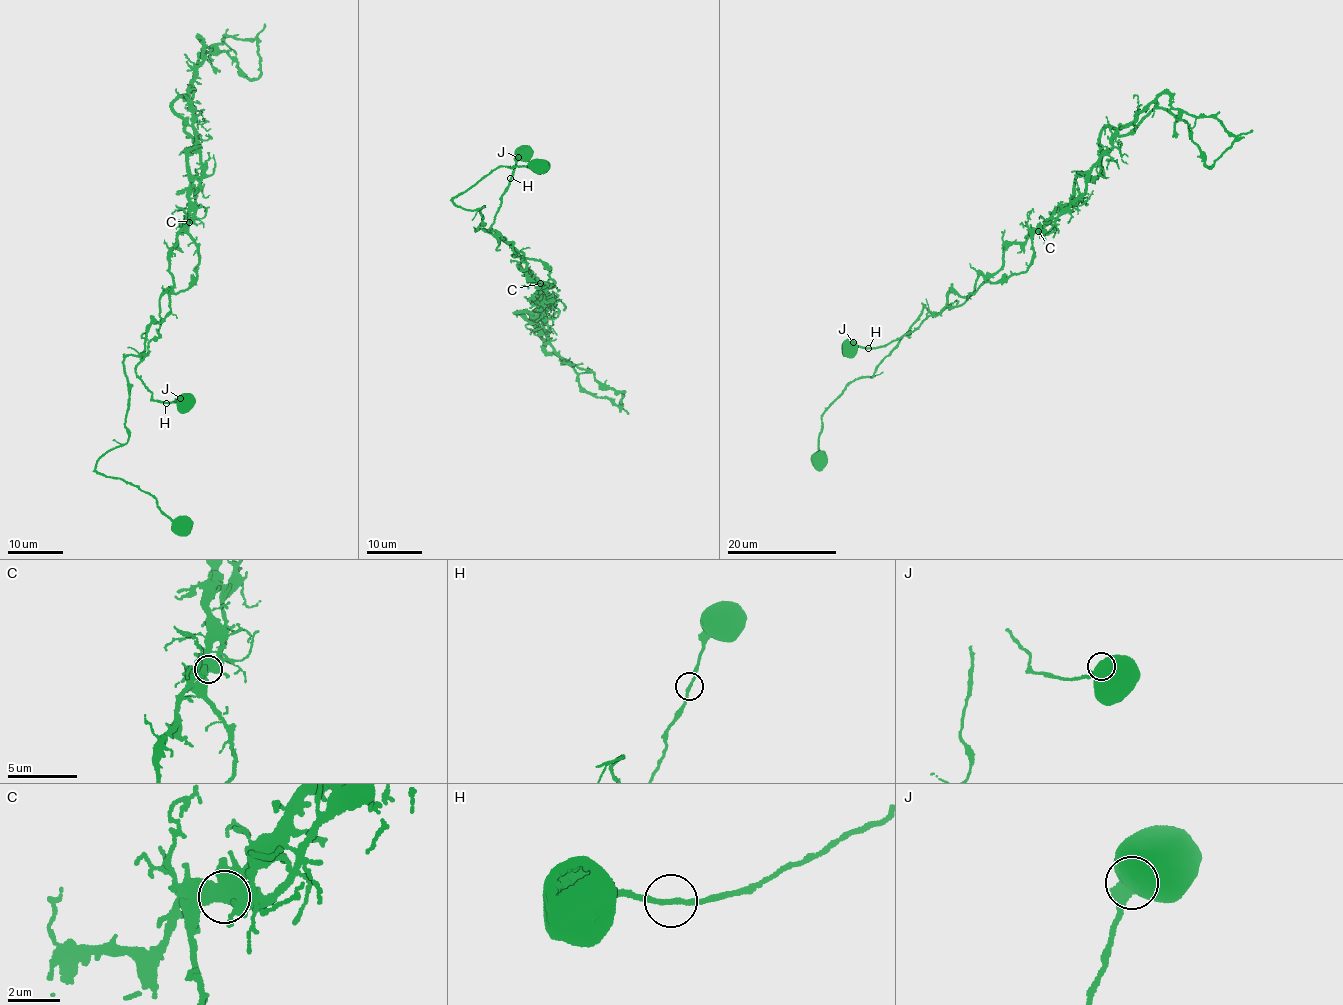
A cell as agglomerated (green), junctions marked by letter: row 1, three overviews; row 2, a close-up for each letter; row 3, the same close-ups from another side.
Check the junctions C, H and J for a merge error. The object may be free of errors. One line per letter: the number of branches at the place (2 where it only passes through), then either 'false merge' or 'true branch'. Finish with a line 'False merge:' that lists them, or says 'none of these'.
C: branches 5; false merge
H: branches 2; true branch
J: branches 3; true branch
False merge: C

